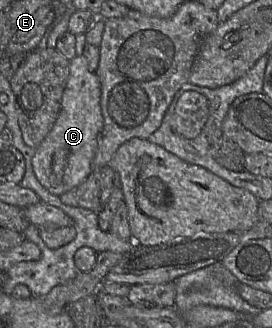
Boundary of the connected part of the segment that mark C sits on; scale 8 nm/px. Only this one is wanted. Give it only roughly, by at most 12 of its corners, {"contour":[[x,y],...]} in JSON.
{"contour":[[69,61],[58,117],[31,161],[58,197],[91,172],[101,85]]}

